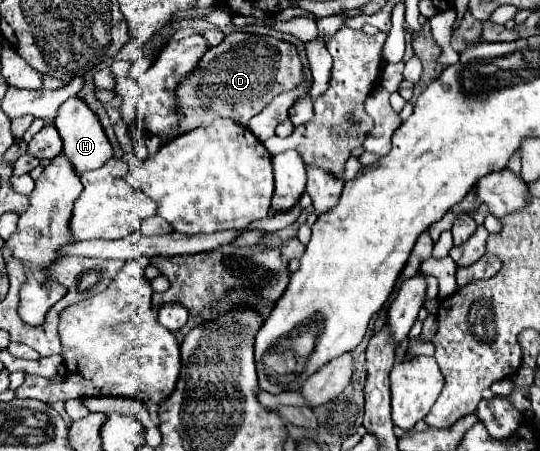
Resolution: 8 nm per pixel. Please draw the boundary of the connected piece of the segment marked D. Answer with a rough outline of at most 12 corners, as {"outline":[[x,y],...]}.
{"outline":[[233,32],[177,90],[185,130],[247,126],[303,80],[295,46]]}

